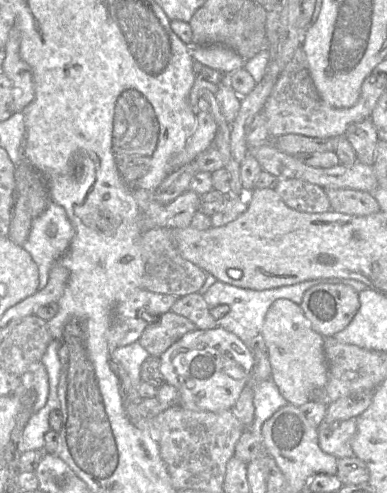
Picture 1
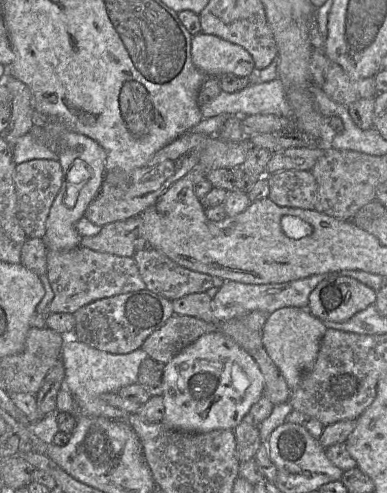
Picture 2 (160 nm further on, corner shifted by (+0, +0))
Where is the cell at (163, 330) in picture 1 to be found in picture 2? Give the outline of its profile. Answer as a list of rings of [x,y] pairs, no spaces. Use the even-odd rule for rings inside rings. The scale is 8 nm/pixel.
[[[173,314],[141,345],[150,358],[167,364],[199,337],[217,331],[218,325],[187,315]]]

